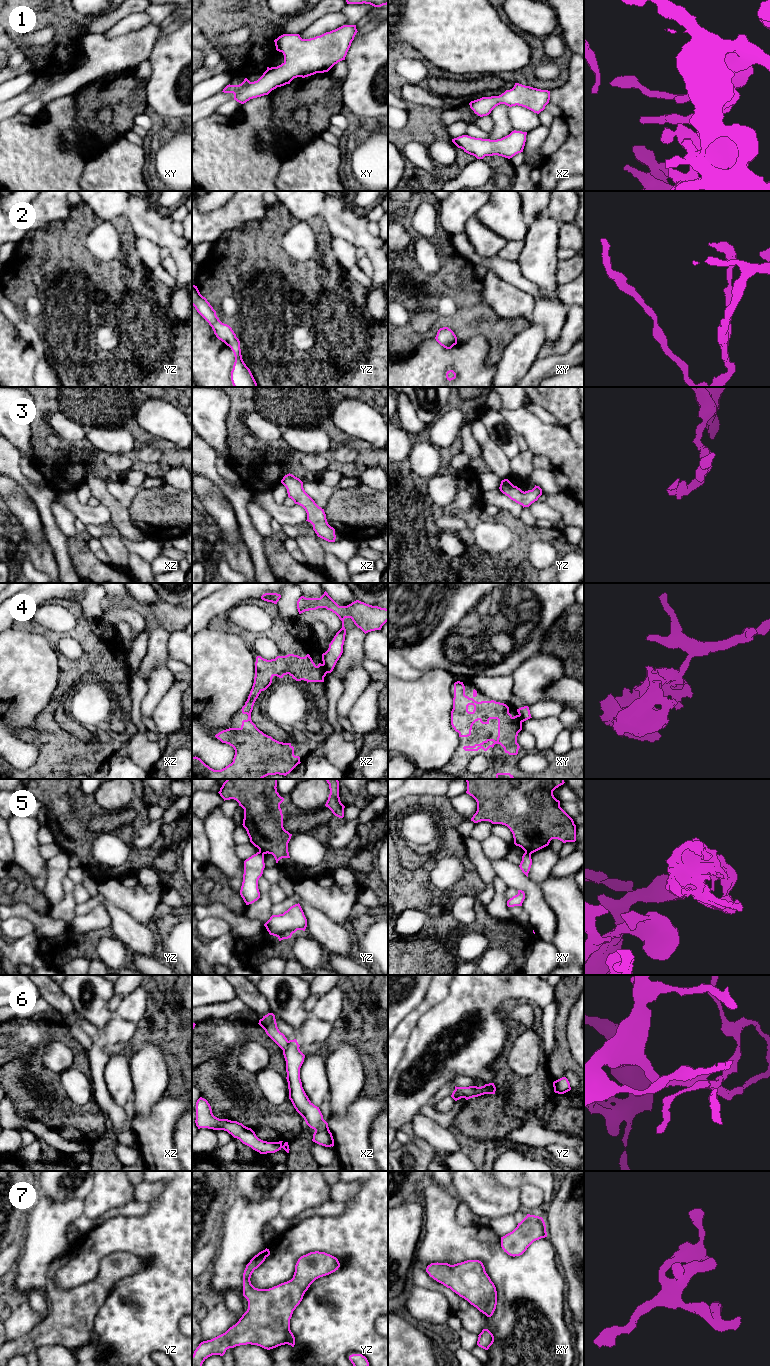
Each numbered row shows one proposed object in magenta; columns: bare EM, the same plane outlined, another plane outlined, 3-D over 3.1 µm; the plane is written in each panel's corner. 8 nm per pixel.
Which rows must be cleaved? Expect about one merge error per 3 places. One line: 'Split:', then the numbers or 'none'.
Split: 1, 4, 5, 6

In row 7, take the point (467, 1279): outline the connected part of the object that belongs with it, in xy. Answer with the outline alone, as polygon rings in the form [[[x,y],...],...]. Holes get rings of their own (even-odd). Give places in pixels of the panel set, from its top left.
[[[467,1260],[454,1265],[431,1263],[426,1272],[487,1317],[493,1315],[497,1305],[497,1291],[481,1261]]]

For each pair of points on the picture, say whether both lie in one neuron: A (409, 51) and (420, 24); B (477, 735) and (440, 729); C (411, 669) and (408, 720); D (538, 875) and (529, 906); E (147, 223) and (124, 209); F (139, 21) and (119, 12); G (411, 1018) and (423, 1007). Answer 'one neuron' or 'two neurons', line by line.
A: two neurons
B: two neurons
C: two neurons
D: two neurons
E: one neuron
F: two neurons
G: one neuron

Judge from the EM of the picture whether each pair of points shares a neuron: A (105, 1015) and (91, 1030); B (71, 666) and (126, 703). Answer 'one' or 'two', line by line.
A: two
B: one

